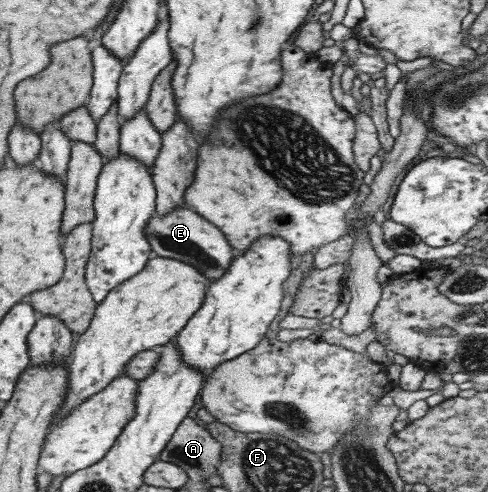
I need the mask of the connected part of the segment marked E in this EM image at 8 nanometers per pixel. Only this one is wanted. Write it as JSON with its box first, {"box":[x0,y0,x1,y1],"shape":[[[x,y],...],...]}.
{"box":[144,206,232,283],"shape":[[[178,206],[172,212],[150,216],[144,226],[144,235],[153,256],[179,260],[197,269],[209,283],[218,280],[230,267],[232,255],[230,243],[222,232],[210,221],[204,220],[198,213],[186,206]]]}

